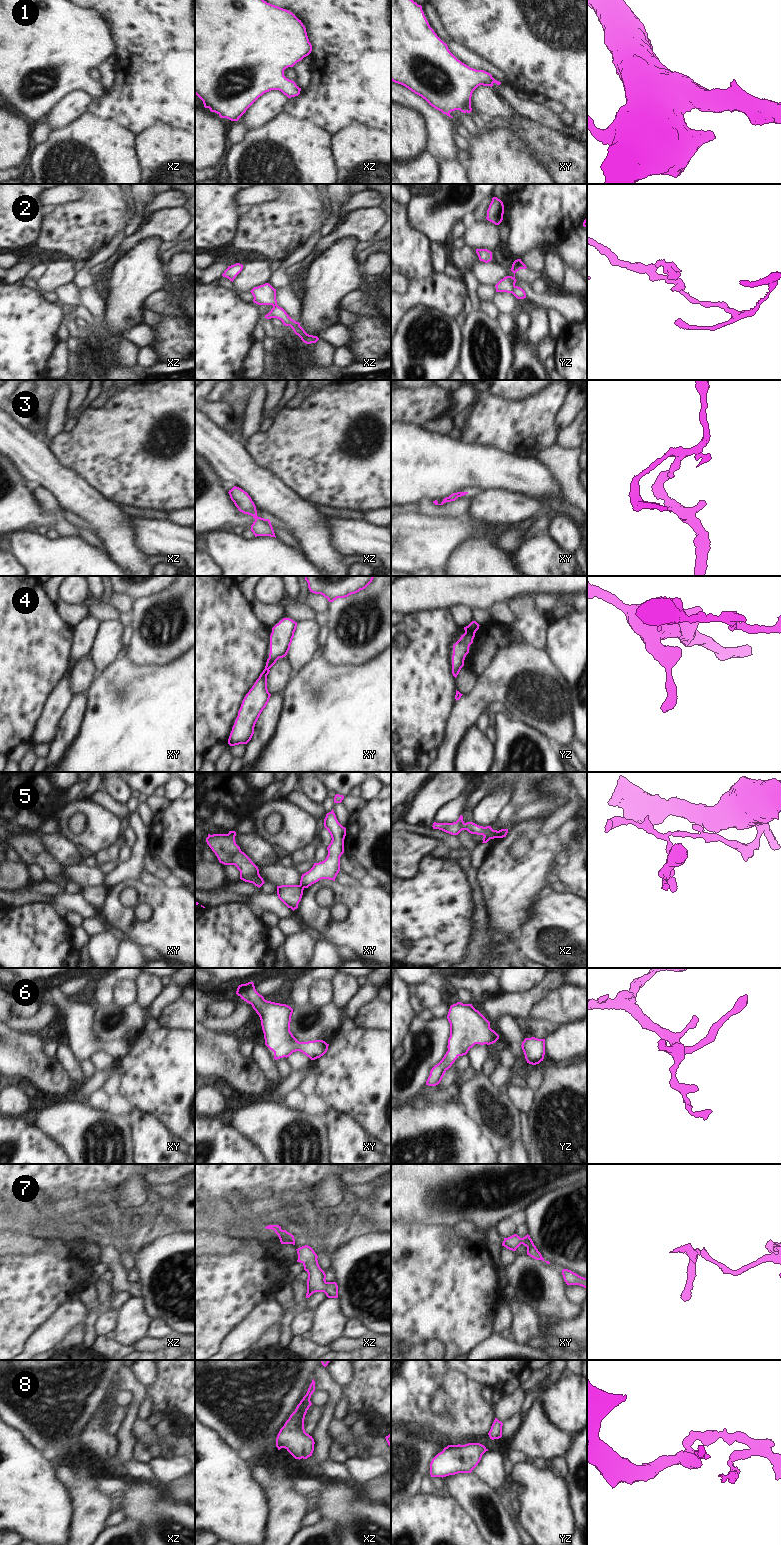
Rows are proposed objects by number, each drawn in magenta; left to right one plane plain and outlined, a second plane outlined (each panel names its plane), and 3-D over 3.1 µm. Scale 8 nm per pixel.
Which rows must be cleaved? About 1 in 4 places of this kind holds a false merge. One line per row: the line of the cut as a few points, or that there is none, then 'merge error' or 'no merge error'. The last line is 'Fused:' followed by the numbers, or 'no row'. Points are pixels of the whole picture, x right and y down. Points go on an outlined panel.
1: no cut; no merge error
2: cut in yz along (515, 286), (511, 292); merge error
3: no cut; no merge error
4: no cut; no merge error
5: cut in xz along (498, 831), (495, 837); merge error
6: no cut; no merge error
7: no cut; no merge error
8: no cut; no merge error
Fused: 2, 5

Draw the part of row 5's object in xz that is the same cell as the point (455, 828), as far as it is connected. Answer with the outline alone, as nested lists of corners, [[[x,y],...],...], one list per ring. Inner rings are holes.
[[[463,816],[453,823],[433,823],[433,829],[439,829],[451,835],[458,835],[462,830],[467,830],[471,834],[483,835],[483,842],[487,843],[490,839],[496,838],[497,830],[493,830],[491,826],[479,826],[473,822],[465,823]]]

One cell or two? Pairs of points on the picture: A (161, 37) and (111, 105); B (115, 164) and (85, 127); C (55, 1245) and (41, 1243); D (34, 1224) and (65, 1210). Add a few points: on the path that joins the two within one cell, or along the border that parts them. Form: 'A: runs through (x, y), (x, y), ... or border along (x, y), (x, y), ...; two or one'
A: runs through (160, 54), (128, 88); one
B: runs through (106, 155), (89, 136); one
C: runs through (52, 1245), (44, 1245); one
D: runs through (42, 1224), (48, 1224), (57, 1218); one

